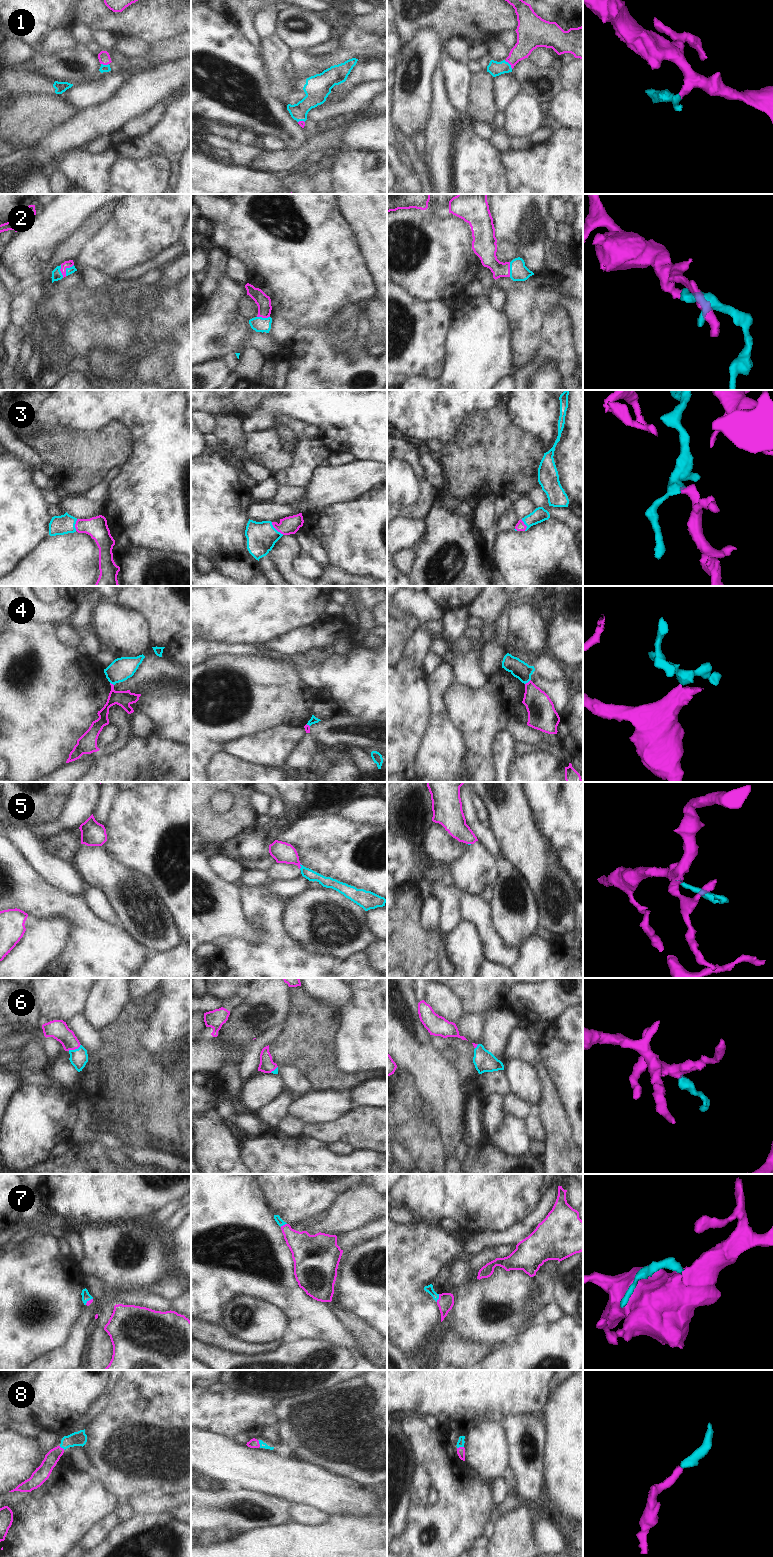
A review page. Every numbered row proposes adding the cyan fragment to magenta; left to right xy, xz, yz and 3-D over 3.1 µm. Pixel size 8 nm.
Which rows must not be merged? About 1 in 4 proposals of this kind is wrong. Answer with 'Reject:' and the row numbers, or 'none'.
Reject: 4

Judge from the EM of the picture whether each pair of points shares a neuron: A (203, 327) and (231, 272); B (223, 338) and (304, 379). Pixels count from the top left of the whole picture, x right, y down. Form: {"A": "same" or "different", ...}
{"A": "different", "B": "different"}

